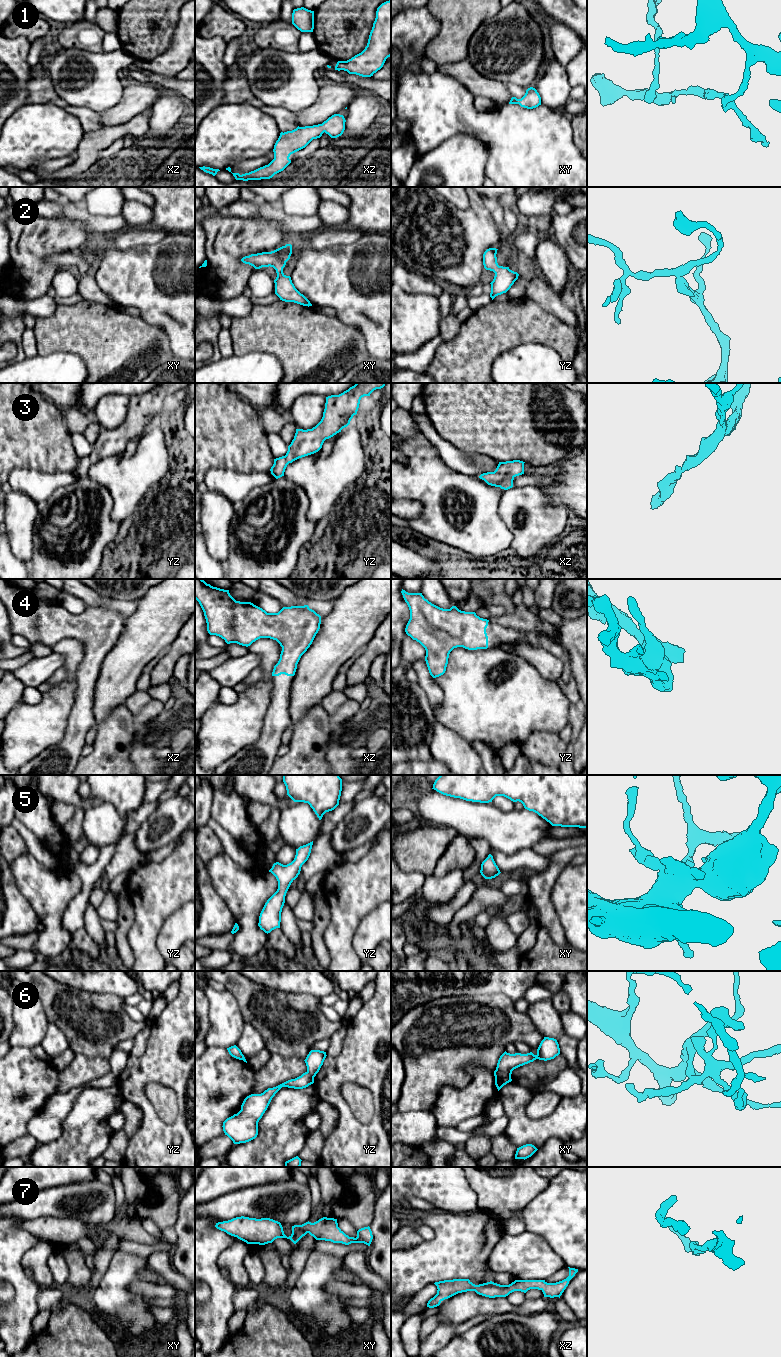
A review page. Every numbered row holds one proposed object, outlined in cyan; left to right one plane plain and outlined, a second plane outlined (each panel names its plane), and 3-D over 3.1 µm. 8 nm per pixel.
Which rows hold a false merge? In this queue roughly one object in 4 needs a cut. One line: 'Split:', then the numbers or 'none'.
Split: 6

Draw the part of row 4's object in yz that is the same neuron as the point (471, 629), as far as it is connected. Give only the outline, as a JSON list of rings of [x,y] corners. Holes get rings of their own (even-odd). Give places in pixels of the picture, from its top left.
[[[403,589],[401,593],[410,610],[410,619],[405,632],[425,648],[425,661],[433,678],[445,673],[449,654],[454,648],[463,647],[468,650],[488,648],[486,628],[489,620],[480,618],[475,612],[461,611],[456,606],[450,609],[440,608],[425,599],[422,593],[408,593]]]

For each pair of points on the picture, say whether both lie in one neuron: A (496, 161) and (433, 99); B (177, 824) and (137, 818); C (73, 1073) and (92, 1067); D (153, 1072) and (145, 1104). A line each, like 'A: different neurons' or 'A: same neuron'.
A: same neuron
B: different neurons
C: same neuron
D: same neuron

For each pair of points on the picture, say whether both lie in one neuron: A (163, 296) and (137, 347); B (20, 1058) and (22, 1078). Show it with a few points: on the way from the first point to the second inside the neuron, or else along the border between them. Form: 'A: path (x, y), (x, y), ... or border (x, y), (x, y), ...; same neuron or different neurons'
A: border (140, 316), (148, 323), (159, 327), (168, 337); different neurons
B: path (20, 1063), (20, 1073); same neuron

